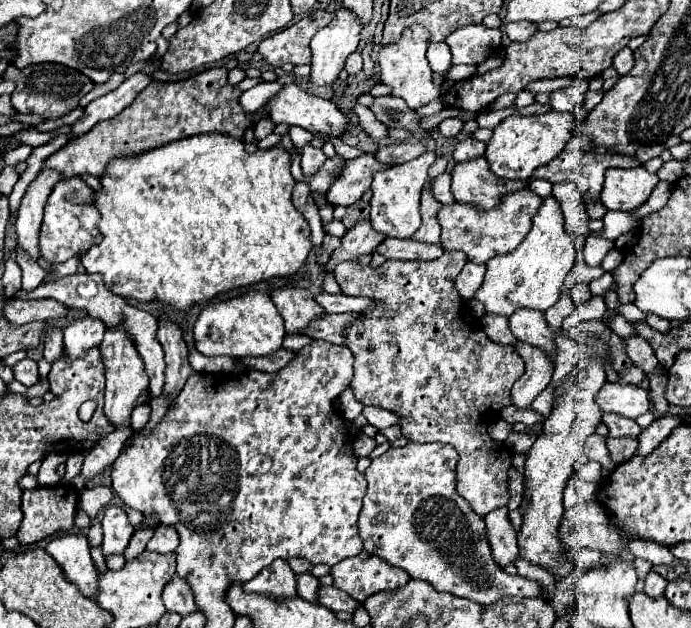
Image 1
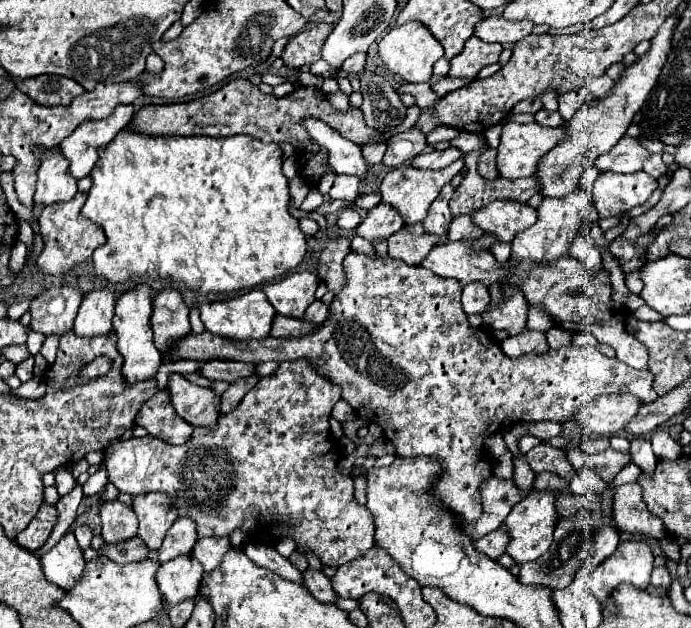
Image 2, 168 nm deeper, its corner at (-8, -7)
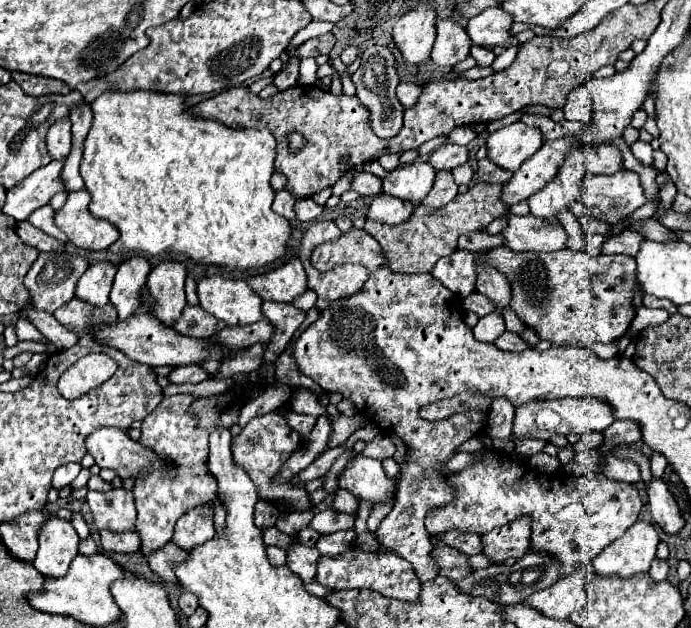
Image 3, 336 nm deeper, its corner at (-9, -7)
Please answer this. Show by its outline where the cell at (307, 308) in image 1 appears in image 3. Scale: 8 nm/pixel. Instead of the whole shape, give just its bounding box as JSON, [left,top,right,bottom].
[245,258,307,302]

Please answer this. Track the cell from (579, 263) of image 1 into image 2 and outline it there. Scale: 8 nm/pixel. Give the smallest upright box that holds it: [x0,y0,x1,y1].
[570,234,604,274]

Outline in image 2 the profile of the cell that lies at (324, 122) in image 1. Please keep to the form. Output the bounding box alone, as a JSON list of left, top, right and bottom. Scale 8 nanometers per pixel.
[302,118,368,178]

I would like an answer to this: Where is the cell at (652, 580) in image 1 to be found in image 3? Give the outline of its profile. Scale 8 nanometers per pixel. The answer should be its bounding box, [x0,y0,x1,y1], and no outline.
[649,558,669,582]

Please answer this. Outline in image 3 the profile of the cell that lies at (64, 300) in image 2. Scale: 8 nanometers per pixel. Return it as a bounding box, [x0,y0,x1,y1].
[25,250,89,312]

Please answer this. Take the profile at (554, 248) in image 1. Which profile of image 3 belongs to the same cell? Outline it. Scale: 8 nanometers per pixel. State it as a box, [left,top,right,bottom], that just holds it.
[527,148,583,222]

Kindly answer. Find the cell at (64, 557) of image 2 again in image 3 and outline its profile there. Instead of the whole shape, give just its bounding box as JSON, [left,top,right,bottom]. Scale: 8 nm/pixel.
[33,516,79,578]

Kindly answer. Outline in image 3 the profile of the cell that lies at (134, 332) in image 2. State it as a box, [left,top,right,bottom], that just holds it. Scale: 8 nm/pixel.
[111,256,151,318]

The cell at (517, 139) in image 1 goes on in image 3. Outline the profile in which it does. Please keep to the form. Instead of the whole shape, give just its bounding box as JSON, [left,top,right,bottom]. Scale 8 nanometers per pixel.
[485,122,543,172]

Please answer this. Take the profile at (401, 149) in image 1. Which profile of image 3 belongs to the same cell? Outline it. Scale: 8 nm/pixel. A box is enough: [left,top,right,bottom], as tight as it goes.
[429,144,469,170]

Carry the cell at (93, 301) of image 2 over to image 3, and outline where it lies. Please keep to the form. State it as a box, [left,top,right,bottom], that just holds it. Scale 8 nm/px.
[75,262,117,306]

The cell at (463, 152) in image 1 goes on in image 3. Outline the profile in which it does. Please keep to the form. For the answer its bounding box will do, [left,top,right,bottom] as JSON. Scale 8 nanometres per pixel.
[477,158,511,184]

